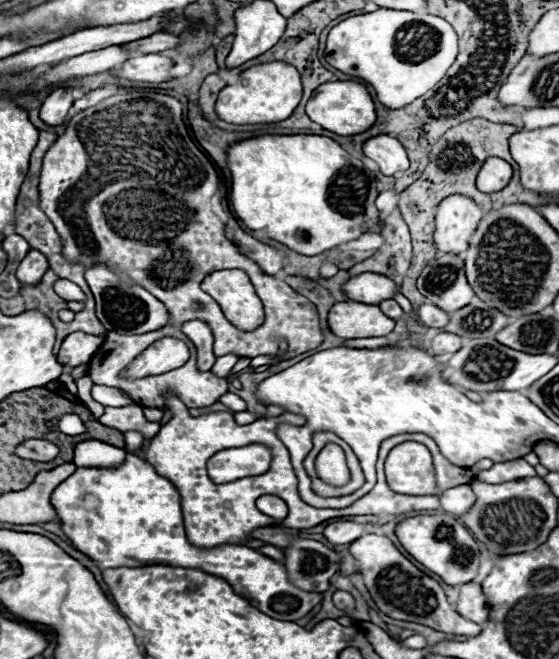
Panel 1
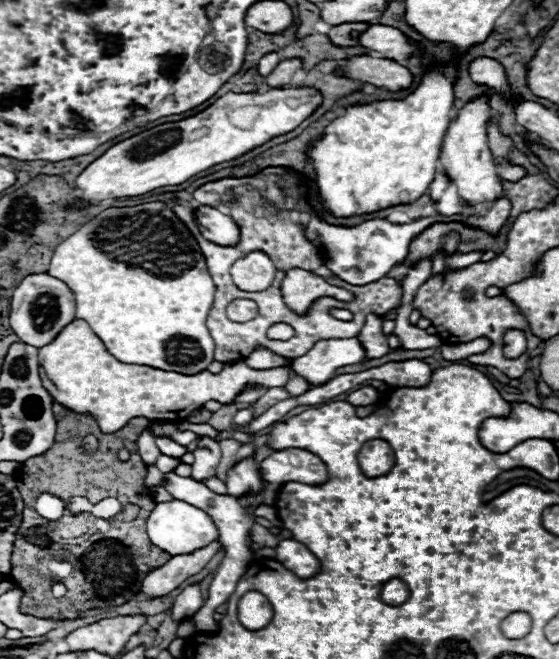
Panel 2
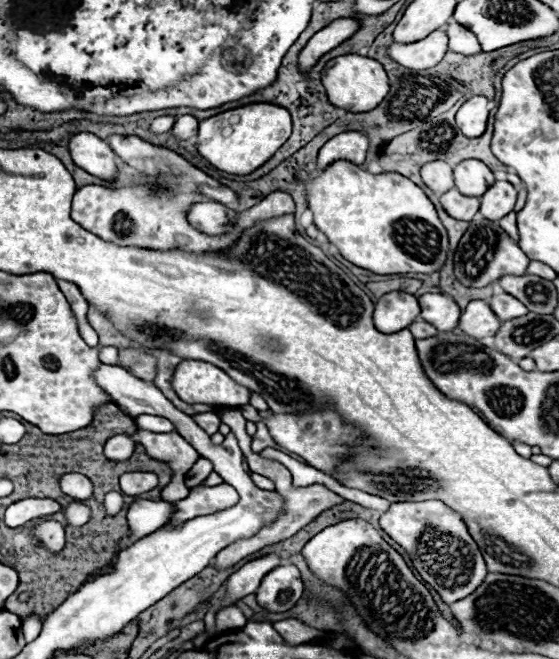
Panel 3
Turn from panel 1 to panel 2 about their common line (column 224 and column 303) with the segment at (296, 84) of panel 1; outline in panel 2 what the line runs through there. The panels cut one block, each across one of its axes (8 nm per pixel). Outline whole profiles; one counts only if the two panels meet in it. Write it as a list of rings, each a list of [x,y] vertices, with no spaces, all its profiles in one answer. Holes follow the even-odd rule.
[[[270,88],[268,92],[228,92],[196,116],[166,122],[114,144],[96,158],[76,180],[84,192],[82,202],[94,204],[106,198],[140,196],[160,186],[182,184],[214,164],[238,158],[274,136],[300,126],[318,106],[322,94],[316,88]]]

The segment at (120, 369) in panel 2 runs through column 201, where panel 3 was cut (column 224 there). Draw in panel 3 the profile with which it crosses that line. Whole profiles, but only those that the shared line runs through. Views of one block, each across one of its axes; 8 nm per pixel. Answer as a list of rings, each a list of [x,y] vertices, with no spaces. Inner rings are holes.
[[[182,360],[174,368],[172,388],[188,404],[218,404],[238,408],[250,400],[248,388],[236,384],[216,366],[196,360]]]

